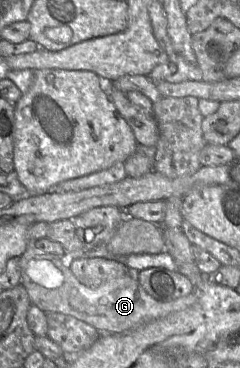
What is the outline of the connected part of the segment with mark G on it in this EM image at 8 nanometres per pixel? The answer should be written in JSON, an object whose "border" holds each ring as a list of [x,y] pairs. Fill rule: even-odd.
{"border":[[[30,244],[24,254],[18,259],[18,266],[20,271],[20,284],[25,288],[31,305],[38,307],[44,313],[61,313],[72,316],[94,327],[101,334],[116,334],[131,330],[146,321],[182,311],[192,306],[197,300],[193,291],[193,293],[174,301],[167,303],[157,302],[139,284],[137,274],[140,271],[133,269],[129,269],[126,276],[107,281],[96,288],[85,287],[75,278],[70,269],[64,266],[60,257],[38,253]]]}

